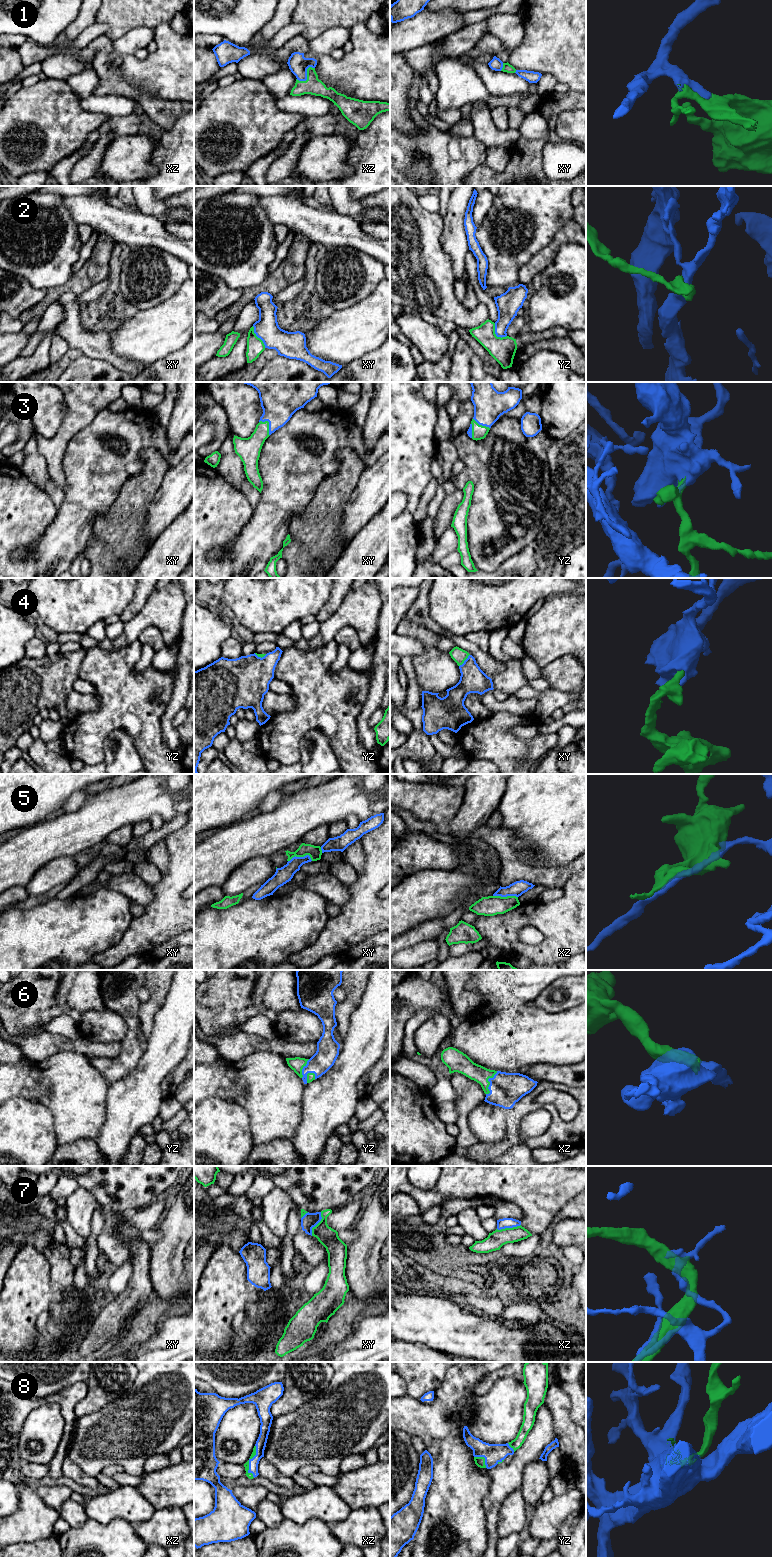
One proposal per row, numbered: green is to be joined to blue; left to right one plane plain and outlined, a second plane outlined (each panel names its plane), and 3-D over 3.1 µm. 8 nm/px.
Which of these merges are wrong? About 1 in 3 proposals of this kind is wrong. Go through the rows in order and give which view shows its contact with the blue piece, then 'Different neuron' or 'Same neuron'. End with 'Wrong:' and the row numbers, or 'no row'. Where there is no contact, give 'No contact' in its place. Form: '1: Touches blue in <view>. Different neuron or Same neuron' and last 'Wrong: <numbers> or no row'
1: Touches blue in xz. Same neuron
2: Touches blue in yz. Different neuron
3: Touches blue in xy. Same neuron
4: Touches blue in xy. Same neuron
5: Touches blue in xy. Different neuron
6: Touches blue in xz. Same neuron
7: Touches blue in xy. Different neuron
8: Touches blue in xz. Same neuron
Wrong: 2, 5, 7

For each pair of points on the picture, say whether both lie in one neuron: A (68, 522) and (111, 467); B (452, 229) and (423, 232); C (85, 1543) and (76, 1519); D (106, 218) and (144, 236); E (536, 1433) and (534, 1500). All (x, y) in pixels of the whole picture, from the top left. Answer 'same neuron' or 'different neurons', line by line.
A: same neuron
B: different neurons
C: different neurons
D: same neuron
E: different neurons

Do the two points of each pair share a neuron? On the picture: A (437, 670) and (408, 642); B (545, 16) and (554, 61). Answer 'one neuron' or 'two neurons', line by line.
A: two neurons
B: one neuron

